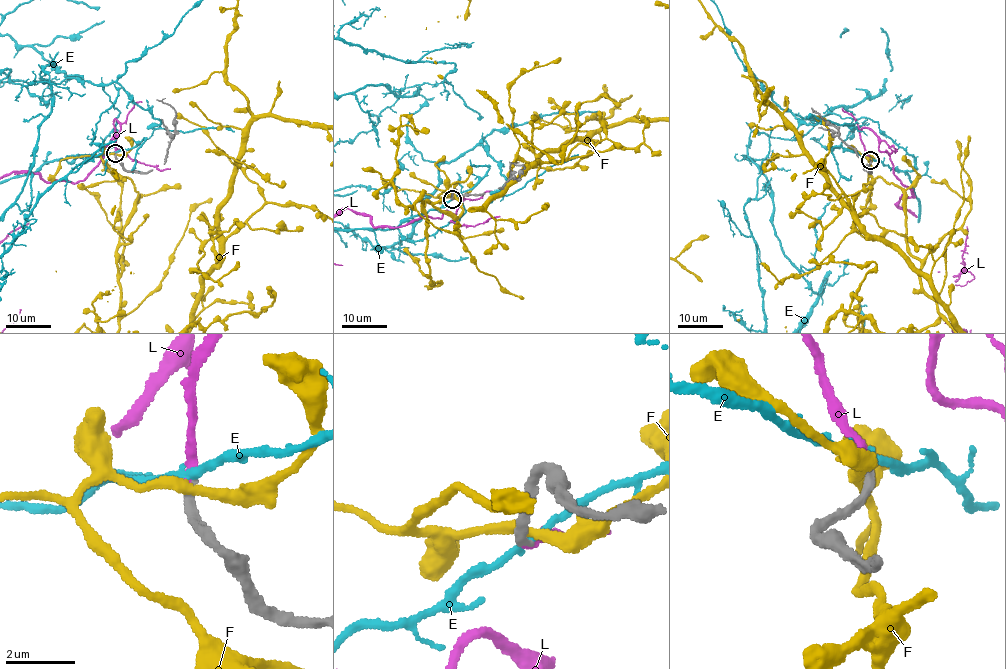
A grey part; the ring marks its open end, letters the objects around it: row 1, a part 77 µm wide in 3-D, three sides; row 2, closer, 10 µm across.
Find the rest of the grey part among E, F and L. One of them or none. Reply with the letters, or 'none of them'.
L

